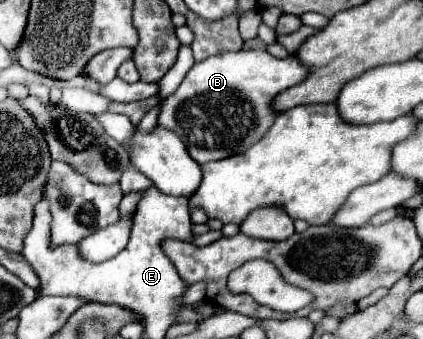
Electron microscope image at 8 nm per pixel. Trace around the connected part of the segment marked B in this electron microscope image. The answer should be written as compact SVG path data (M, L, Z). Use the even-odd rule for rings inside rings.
M240 50L210 56L196 62L182 84L162 102L158 126L172 130L182 138L198 164L222 160L230 154L242 154L272 126L276 114L270 108L272 98L296 82L302 82L308 68L298 58L278 60L266 50Z

